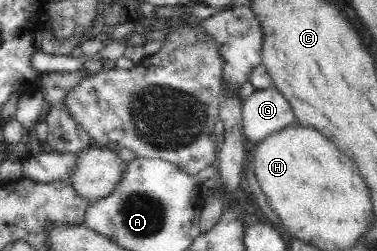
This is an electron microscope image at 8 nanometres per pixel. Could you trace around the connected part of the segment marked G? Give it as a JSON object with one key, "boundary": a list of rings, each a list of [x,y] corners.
{"boundary":[[[274,85],[254,90],[241,107],[242,134],[246,144],[254,147],[270,133],[295,124],[296,117],[284,94]]]}

